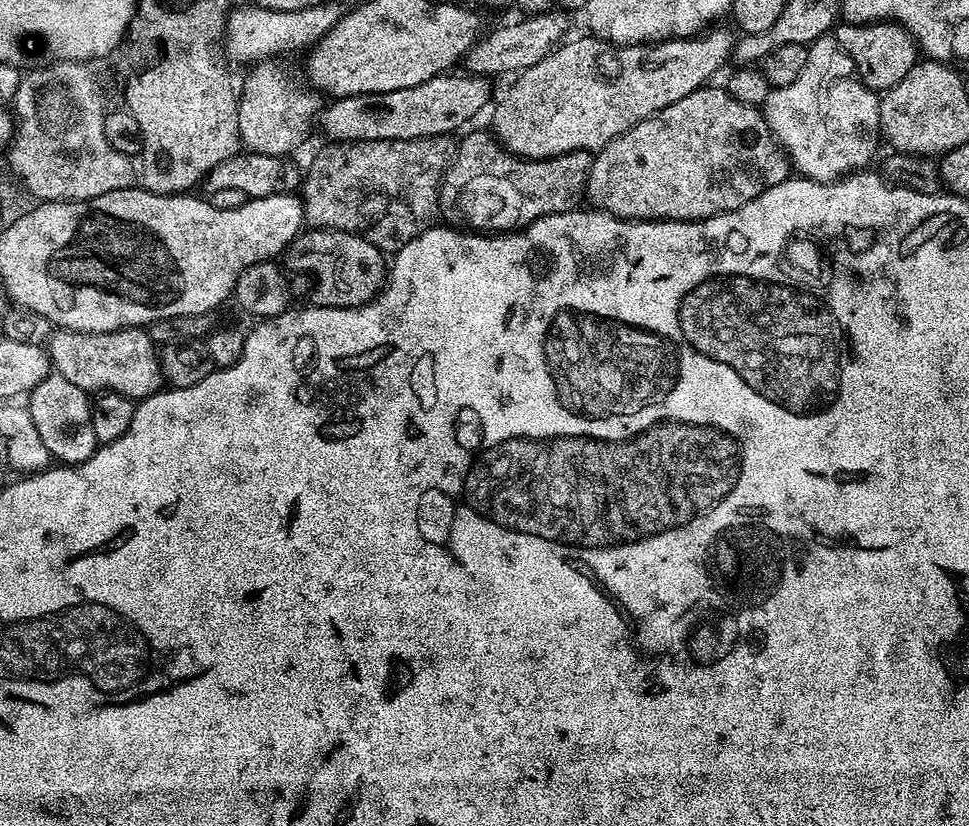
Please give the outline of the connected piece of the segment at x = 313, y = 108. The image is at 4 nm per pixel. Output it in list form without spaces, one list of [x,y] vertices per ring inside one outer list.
[[[273,58],[253,63],[247,69],[244,88],[242,84],[238,92],[238,130],[241,145],[248,152],[291,157],[292,151],[307,138],[312,124],[314,128],[322,96],[280,63],[284,62]]]

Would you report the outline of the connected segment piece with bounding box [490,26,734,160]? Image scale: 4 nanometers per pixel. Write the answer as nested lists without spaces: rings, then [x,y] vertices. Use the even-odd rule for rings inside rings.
[[[720,26],[709,27],[707,30],[700,32],[699,35],[675,40],[658,40],[651,44],[611,44],[608,40],[599,40],[598,37],[591,34],[583,34],[584,36],[578,37],[577,40],[569,39],[567,42],[561,43],[555,52],[551,52],[549,56],[542,58],[542,62],[530,66],[513,79],[516,81],[513,82],[512,89],[501,98],[500,105],[497,106],[496,113],[492,116],[491,131],[508,151],[514,153],[515,156],[523,156],[525,160],[548,160],[551,156],[561,156],[567,152],[590,152],[595,154],[606,147],[614,138],[621,136],[626,130],[638,126],[638,122],[656,116],[662,110],[666,110],[666,106],[674,106],[674,102],[678,102],[678,98],[686,98],[686,94],[705,87],[711,81],[708,79],[727,60],[730,60],[734,52],[734,36],[731,36],[726,29],[718,27]]]

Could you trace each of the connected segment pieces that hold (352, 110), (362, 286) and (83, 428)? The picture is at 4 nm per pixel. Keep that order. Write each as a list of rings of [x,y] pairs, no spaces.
[[[445,74],[443,76],[435,76],[430,78],[430,82],[422,82],[413,88],[406,90],[390,90],[389,92],[379,92],[378,94],[362,94],[361,96],[341,96],[331,101],[332,105],[325,107],[319,113],[318,124],[324,127],[324,132],[329,136],[332,142],[355,142],[358,140],[425,140],[428,136],[448,136],[459,130],[463,124],[468,124],[484,107],[488,104],[488,99],[492,96],[492,88],[487,79],[483,76],[474,76],[471,74],[463,74],[464,76],[452,76],[456,74]]]
[[[312,228],[301,231],[300,235],[284,249],[282,264],[289,273],[300,271],[316,279],[316,289],[312,296],[322,308],[357,308],[369,304],[374,297],[380,295],[386,283],[386,260],[381,249],[375,248],[366,238],[355,232],[339,232],[337,228]]]
[[[55,374],[42,378],[42,382],[38,382],[38,386],[27,393],[26,407],[53,461],[60,464],[84,464],[94,455],[98,445],[94,438],[92,400],[89,393],[74,386],[74,382],[66,382],[66,378]]]

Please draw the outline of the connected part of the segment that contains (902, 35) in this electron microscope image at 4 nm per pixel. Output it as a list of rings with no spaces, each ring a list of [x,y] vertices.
[[[873,22],[870,24],[837,23],[834,29],[836,41],[850,54],[850,58],[856,67],[856,75],[860,81],[883,94],[888,89],[898,86],[906,74],[918,63],[918,49],[916,40],[904,29],[901,24],[895,22]]]

